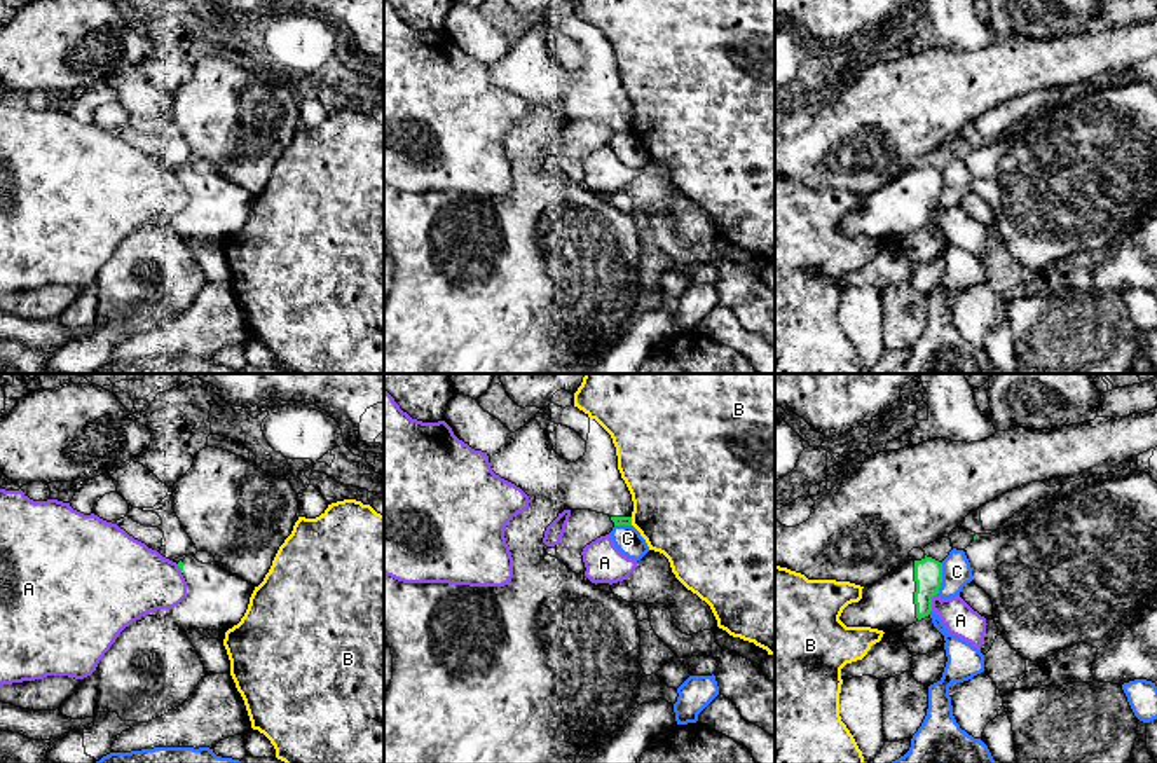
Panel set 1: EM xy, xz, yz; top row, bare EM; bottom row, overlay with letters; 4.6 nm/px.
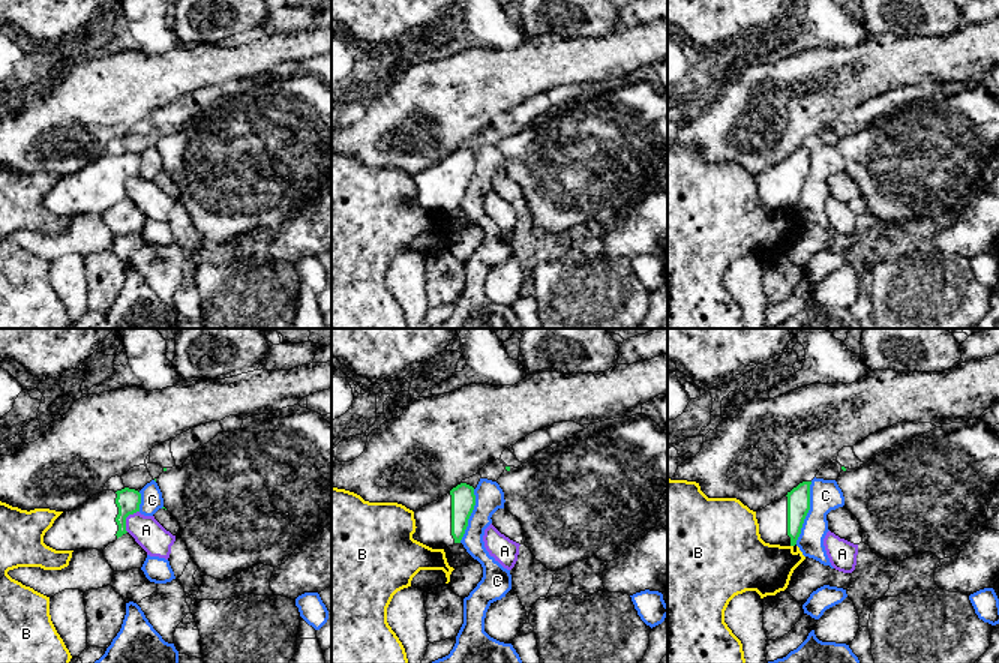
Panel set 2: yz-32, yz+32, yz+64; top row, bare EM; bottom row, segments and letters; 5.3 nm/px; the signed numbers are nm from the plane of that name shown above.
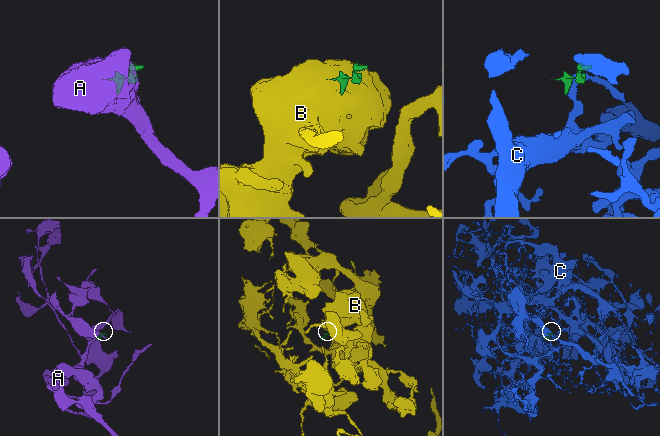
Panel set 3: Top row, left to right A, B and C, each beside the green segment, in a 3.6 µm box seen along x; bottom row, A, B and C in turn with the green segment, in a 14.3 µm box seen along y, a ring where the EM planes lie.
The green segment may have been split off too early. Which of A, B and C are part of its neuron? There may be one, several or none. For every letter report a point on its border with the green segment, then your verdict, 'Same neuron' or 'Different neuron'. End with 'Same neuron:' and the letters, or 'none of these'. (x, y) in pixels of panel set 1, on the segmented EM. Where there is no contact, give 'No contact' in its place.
A: Touches green at yz (931, 603). Different neuron
B: Touches green at xz (630, 521). Different neuron
C: Touches green at yz (941, 578). Different neuron
Same neuron: none of these

